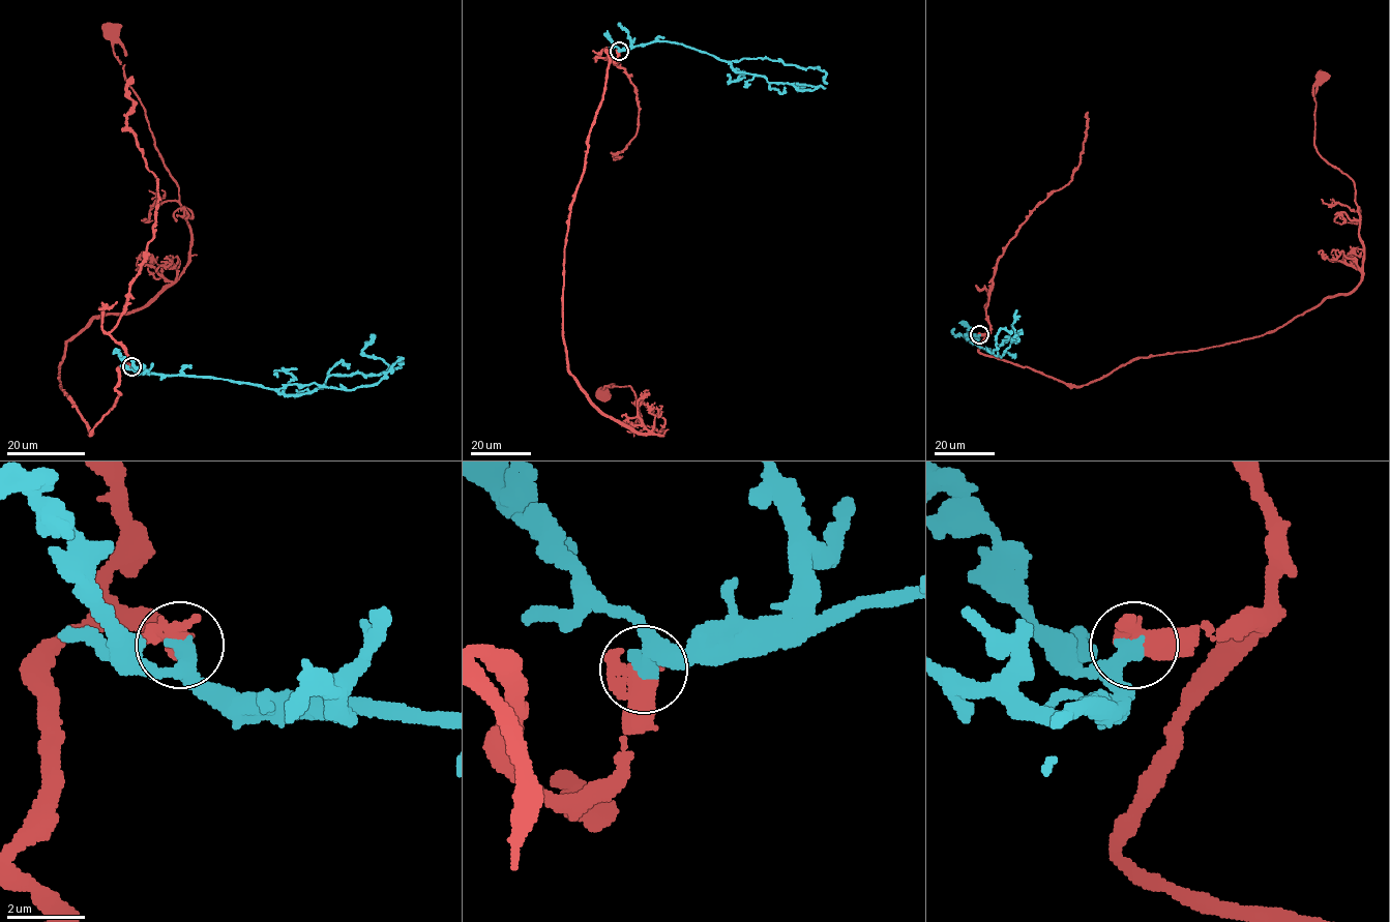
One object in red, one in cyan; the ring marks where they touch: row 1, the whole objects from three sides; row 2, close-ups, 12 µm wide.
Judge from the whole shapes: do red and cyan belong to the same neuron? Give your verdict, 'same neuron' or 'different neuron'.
same neuron

